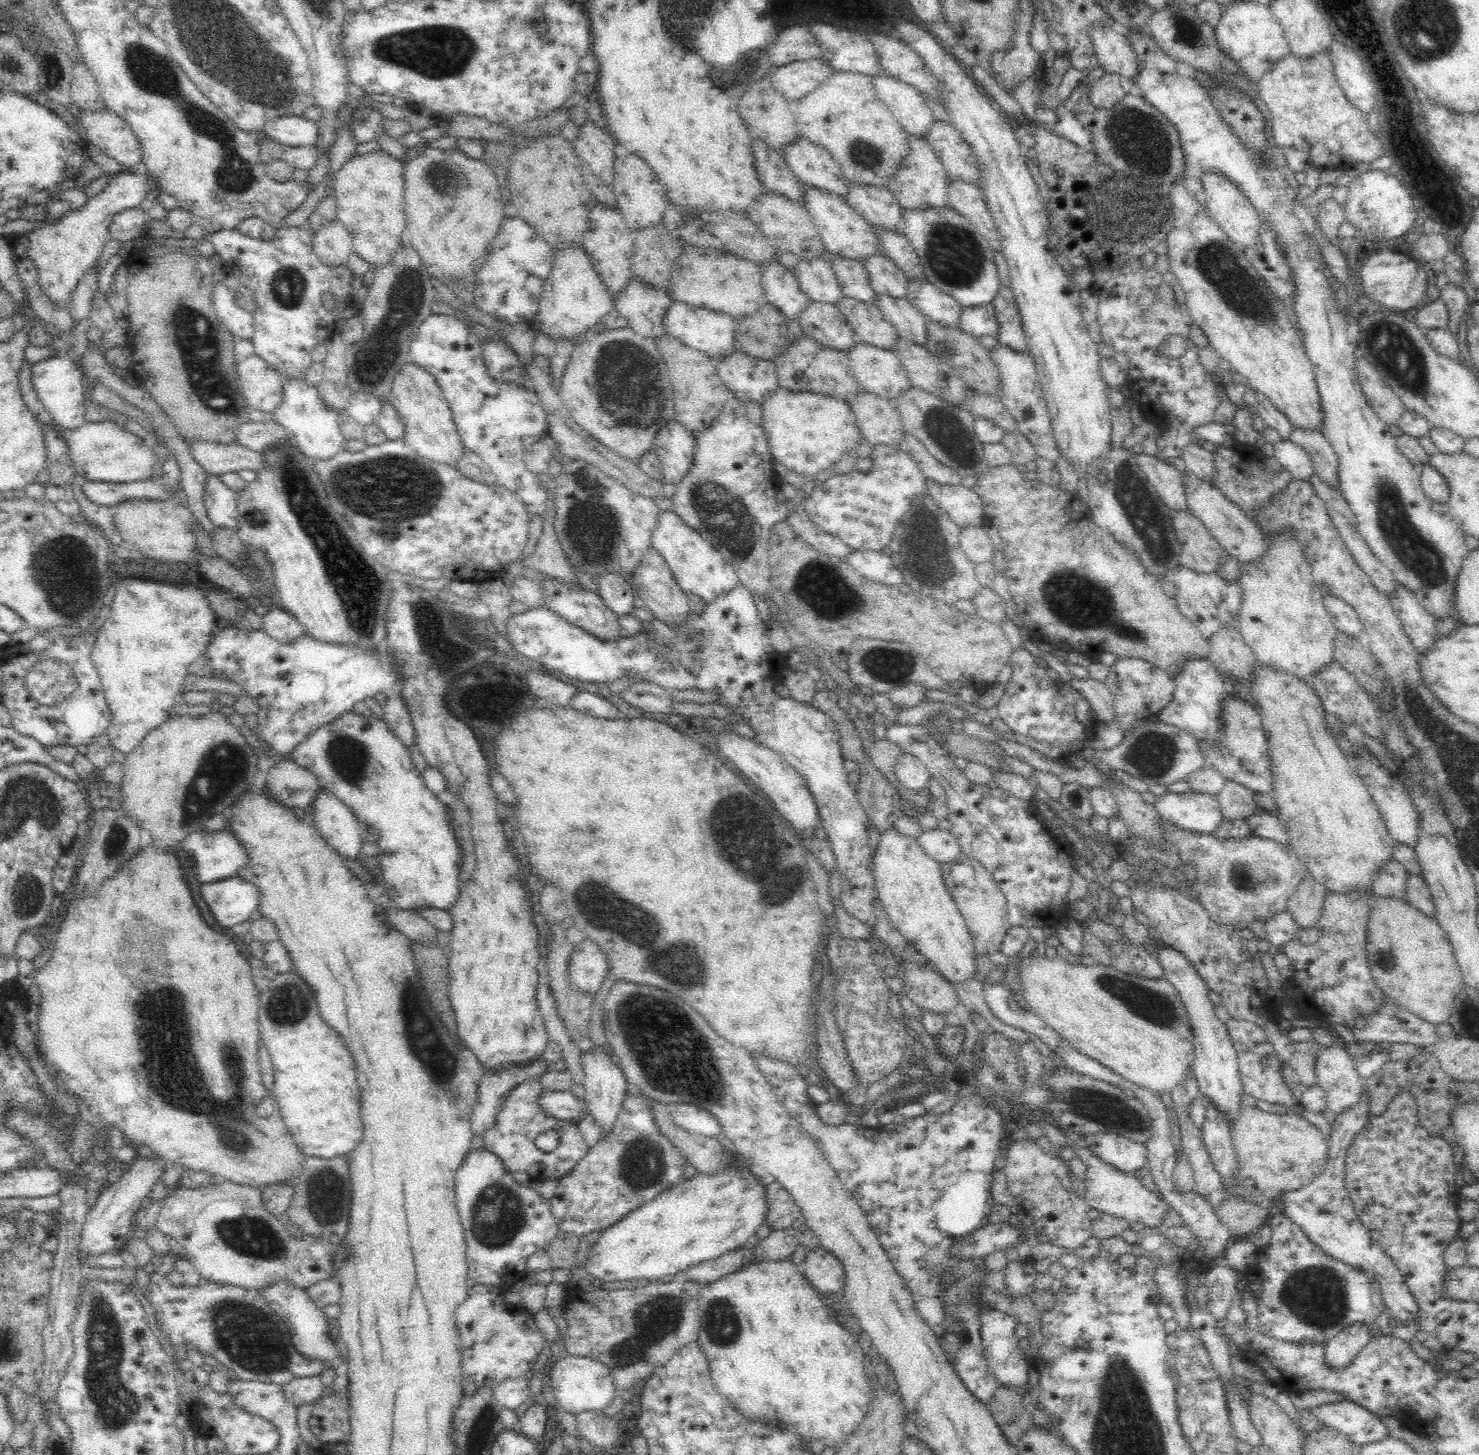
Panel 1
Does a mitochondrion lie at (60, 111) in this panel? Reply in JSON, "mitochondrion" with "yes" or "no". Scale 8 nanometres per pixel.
{"mitochondrion":"no"}

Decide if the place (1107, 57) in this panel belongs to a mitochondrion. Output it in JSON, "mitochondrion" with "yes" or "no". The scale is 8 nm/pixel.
{"mitochondrion":"no"}

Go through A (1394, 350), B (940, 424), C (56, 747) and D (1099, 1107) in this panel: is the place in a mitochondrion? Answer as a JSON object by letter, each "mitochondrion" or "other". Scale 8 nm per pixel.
{"A":"mitochondrion","B":"mitochondrion","C":"other","D":"mitochondrion"}

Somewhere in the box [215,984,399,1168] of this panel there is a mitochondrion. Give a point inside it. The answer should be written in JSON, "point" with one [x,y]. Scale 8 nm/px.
{"point":[230,1045]}

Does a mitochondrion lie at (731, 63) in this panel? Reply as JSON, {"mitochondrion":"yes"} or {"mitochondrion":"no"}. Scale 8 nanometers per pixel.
{"mitochondrion":"yes"}

